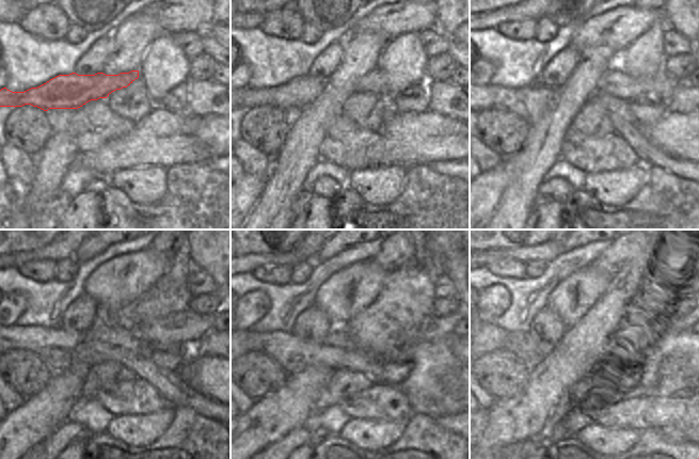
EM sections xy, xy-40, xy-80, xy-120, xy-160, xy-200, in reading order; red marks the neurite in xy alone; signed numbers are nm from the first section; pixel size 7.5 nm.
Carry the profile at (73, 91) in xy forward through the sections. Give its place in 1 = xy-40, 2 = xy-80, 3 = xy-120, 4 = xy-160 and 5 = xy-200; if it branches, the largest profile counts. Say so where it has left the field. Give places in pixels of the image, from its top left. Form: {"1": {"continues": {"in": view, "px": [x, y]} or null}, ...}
{"1": {"continues": {"in": "xy-40", "px": [302, 91]}}, "2": {"continues": {"in": "xy-80", "px": [660, 85]}}, "3": {"continues": {"in": "xy-120", "px": [186, 328]}}, "4": {"continues": {"in": "xy-160", "px": [434, 328]}}, "5": {"continues": {"in": "xy-200", "px": [674, 322]}}}

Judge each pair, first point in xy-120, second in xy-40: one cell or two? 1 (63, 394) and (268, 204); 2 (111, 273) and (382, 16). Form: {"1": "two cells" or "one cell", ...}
{"1": "two cells", "2": "one cell"}

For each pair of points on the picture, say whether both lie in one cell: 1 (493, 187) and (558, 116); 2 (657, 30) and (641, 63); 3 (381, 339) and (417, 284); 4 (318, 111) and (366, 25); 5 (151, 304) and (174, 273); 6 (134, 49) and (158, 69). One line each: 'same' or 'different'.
1: different
2: same
3: same
4: different
5: different
6: different

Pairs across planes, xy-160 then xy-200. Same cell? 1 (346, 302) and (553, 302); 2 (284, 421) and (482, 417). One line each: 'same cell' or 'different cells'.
1: same cell
2: different cells

